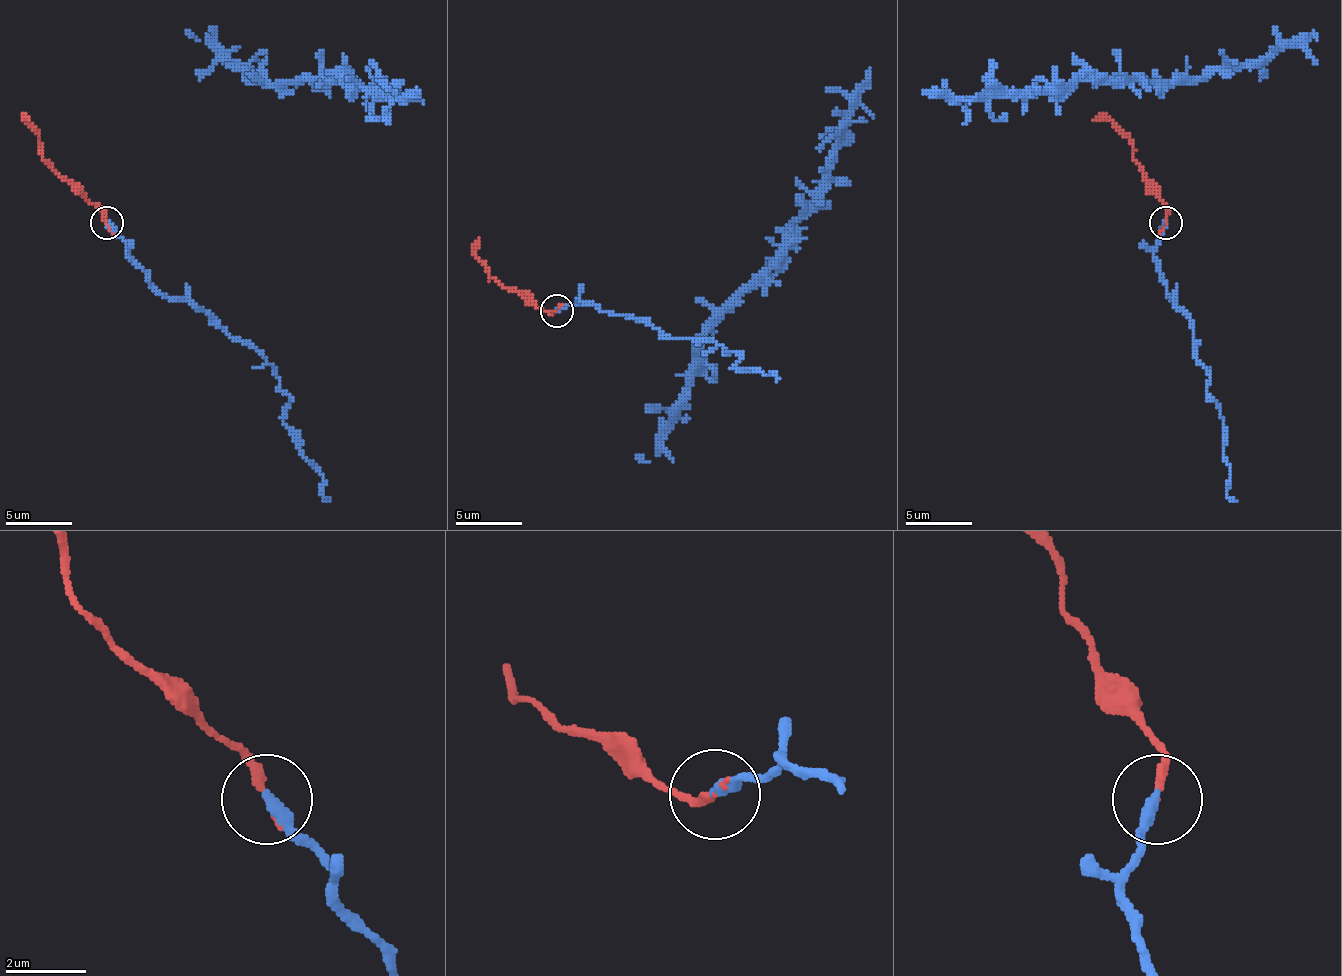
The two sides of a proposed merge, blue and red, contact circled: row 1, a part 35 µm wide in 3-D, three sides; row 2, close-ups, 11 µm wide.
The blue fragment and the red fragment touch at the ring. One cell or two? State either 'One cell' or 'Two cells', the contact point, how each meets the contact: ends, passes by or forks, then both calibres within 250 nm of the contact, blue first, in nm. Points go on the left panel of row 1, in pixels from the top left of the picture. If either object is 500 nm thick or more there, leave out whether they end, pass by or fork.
One cell. Place: (107, 223). At the ring blue ends. At the ring red ends. Thickness 320 nm (blue) against 200 nm

